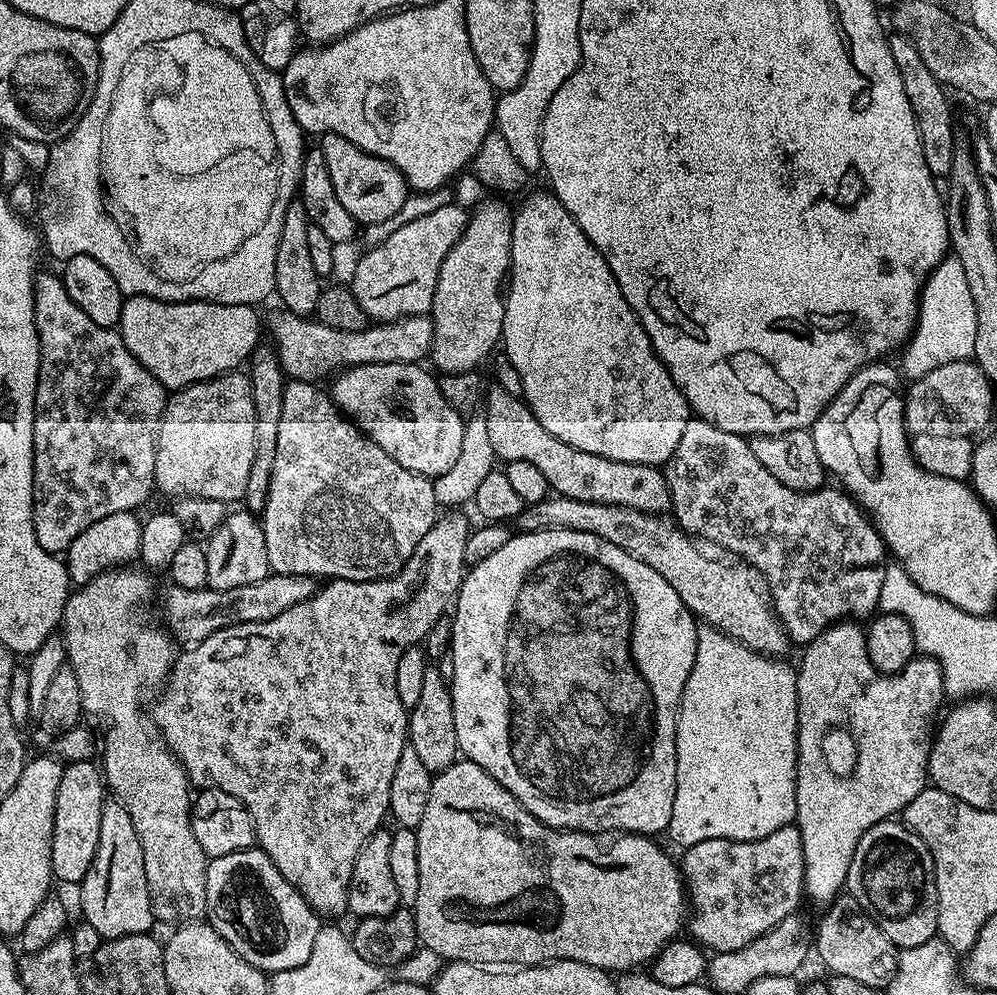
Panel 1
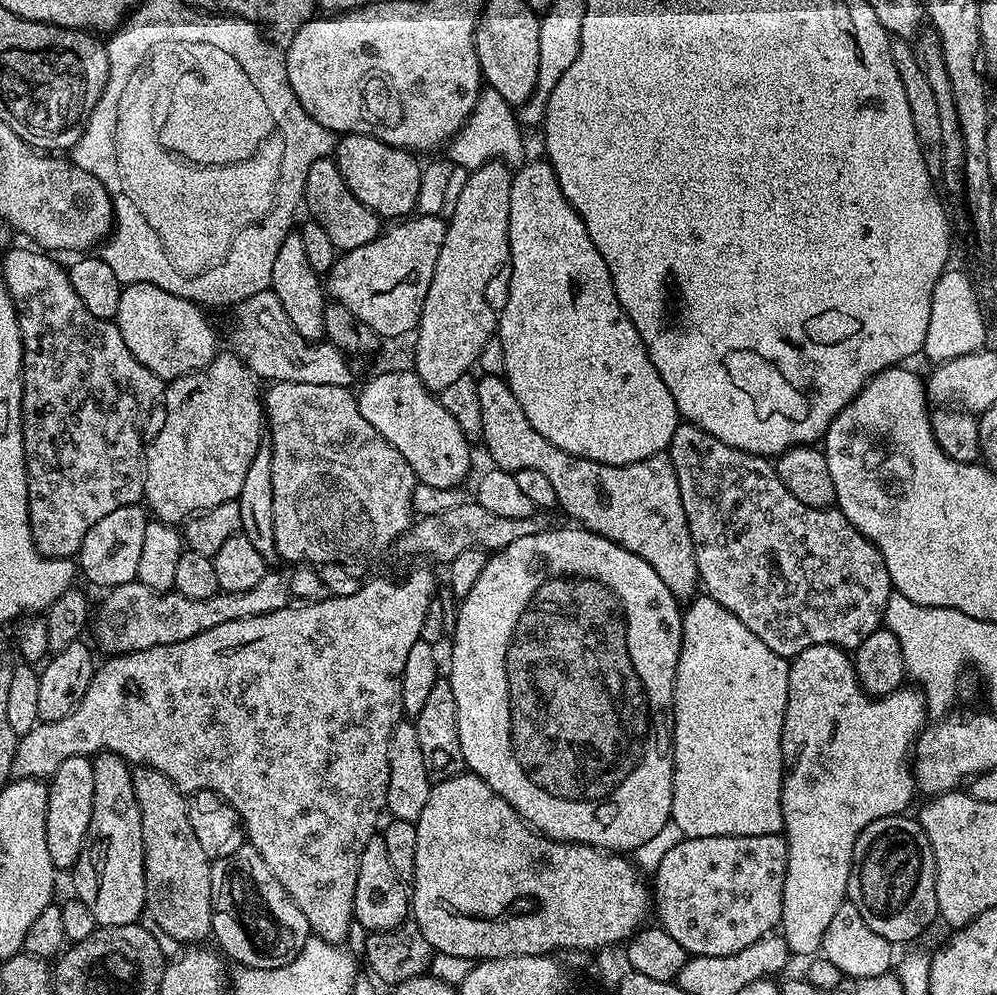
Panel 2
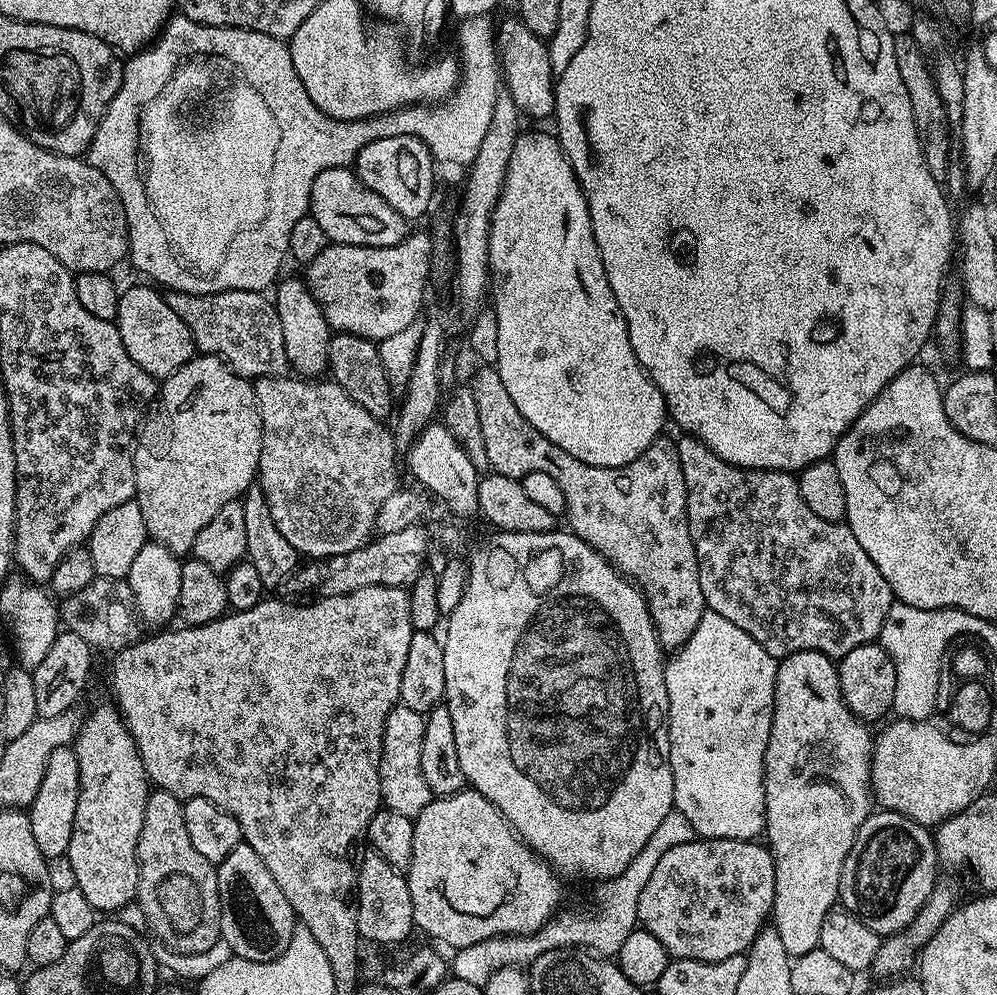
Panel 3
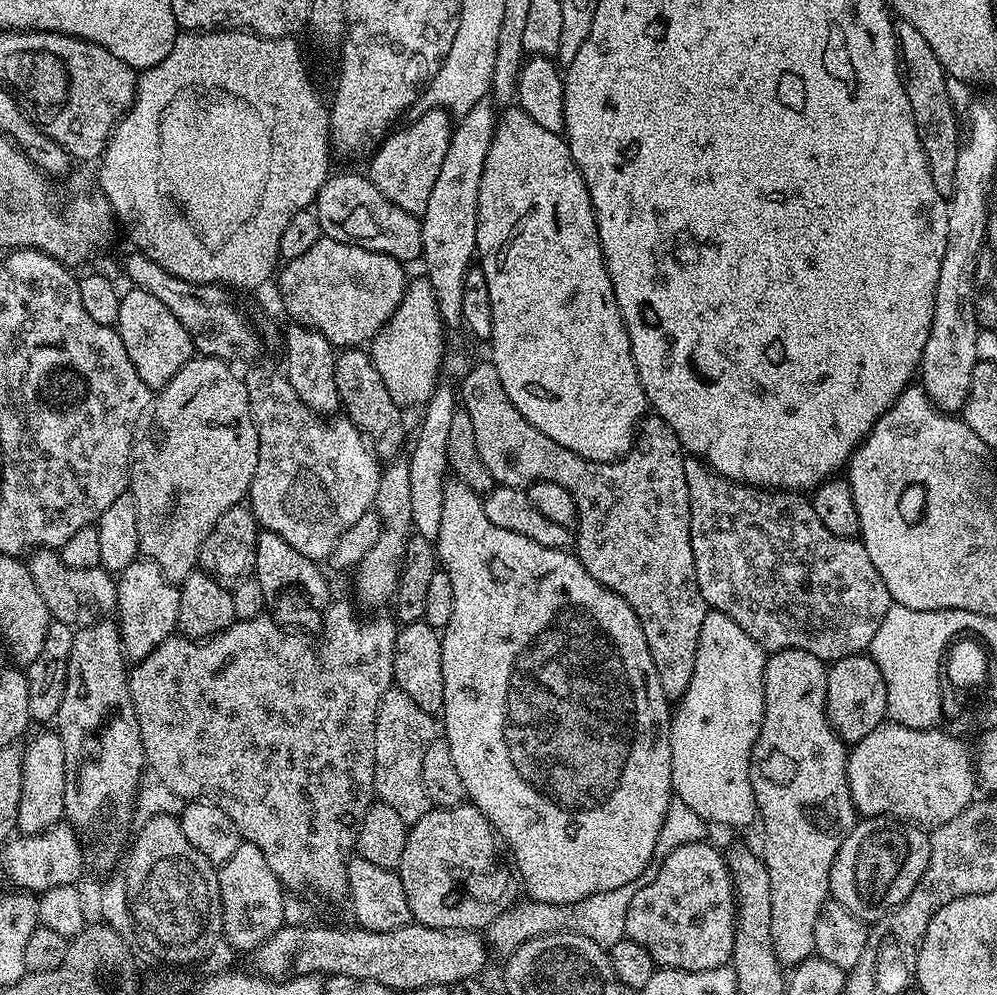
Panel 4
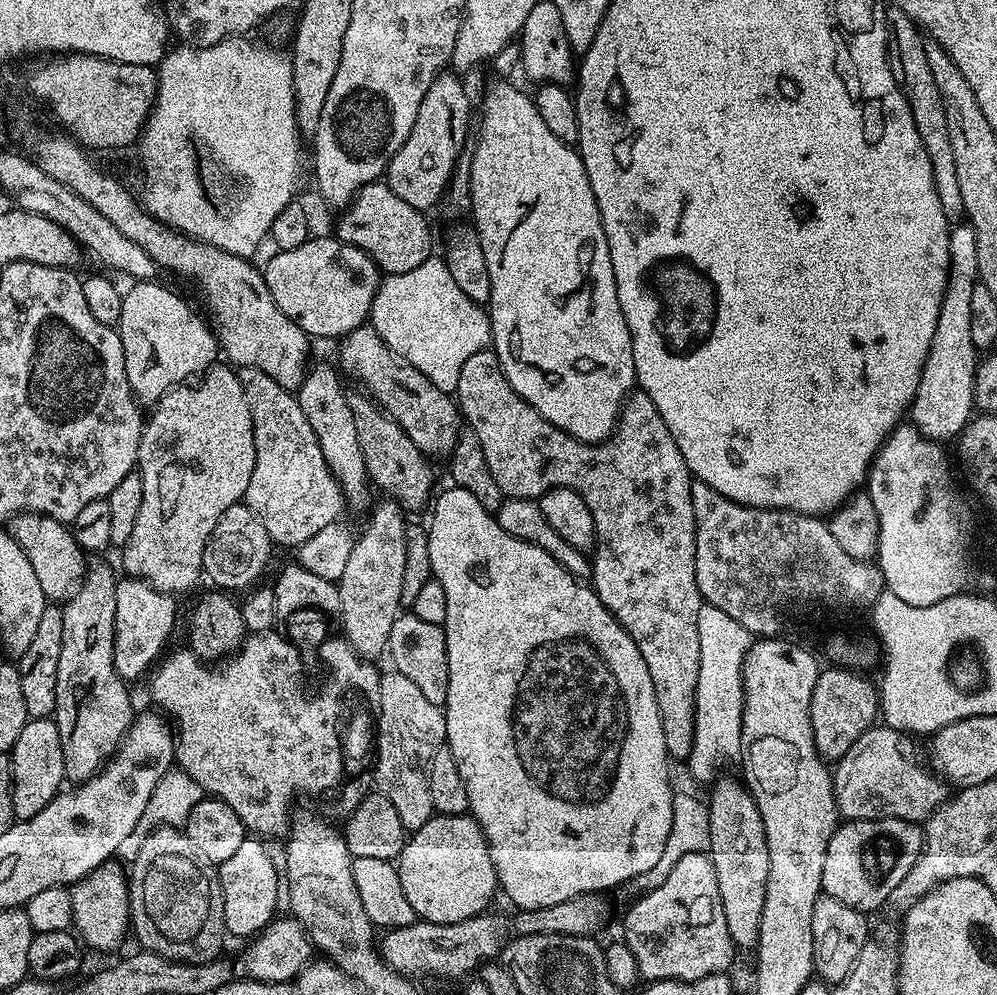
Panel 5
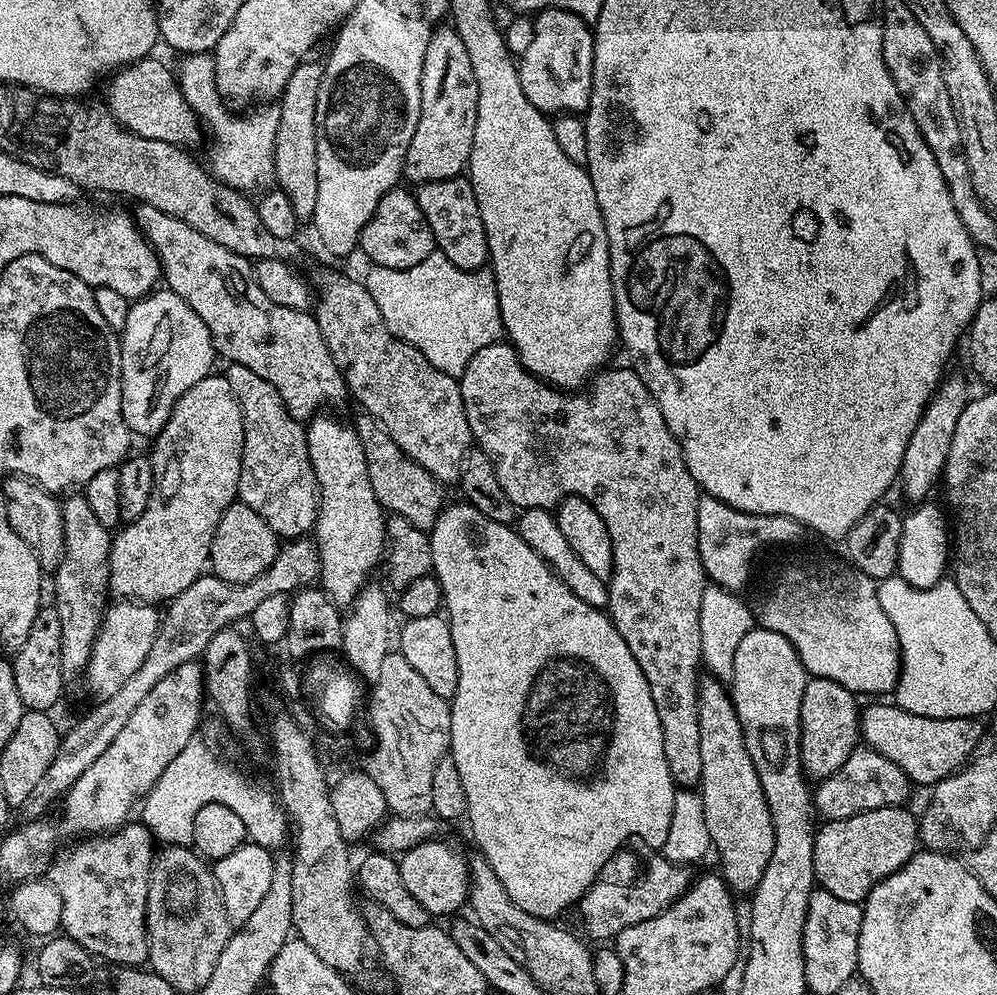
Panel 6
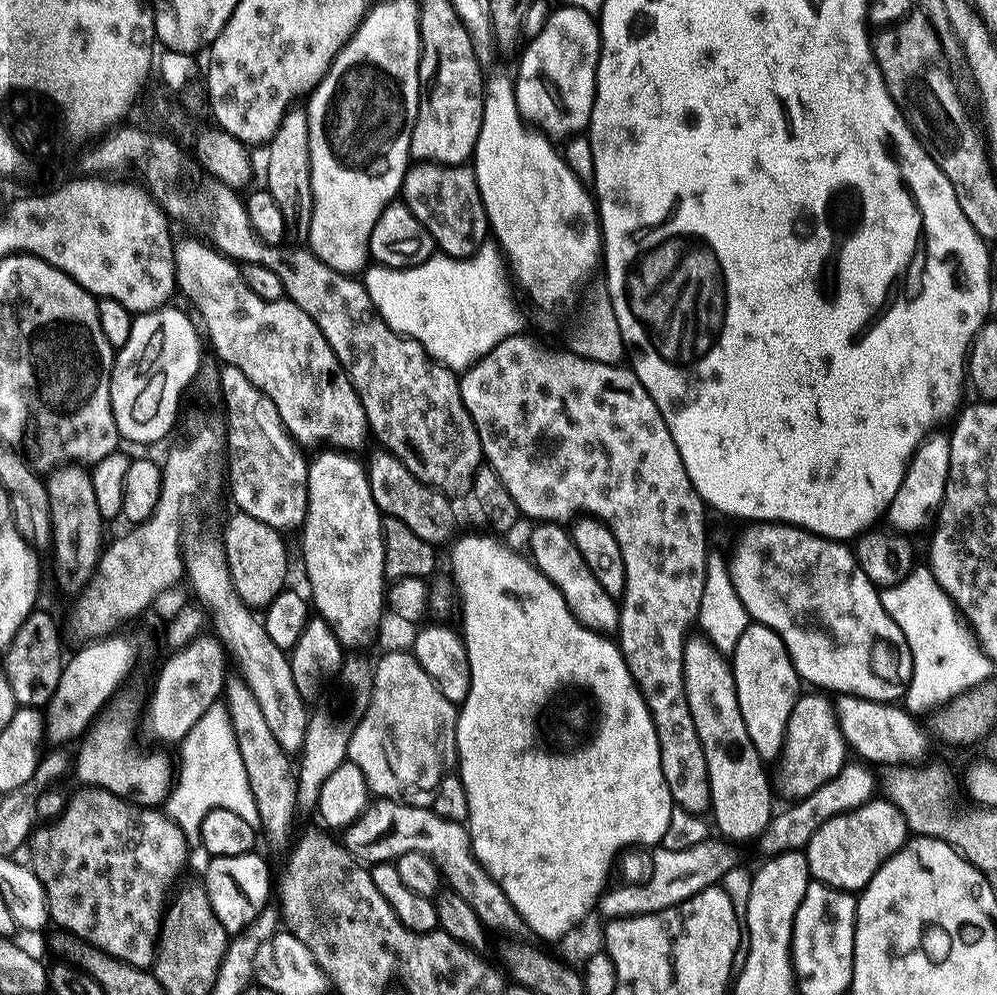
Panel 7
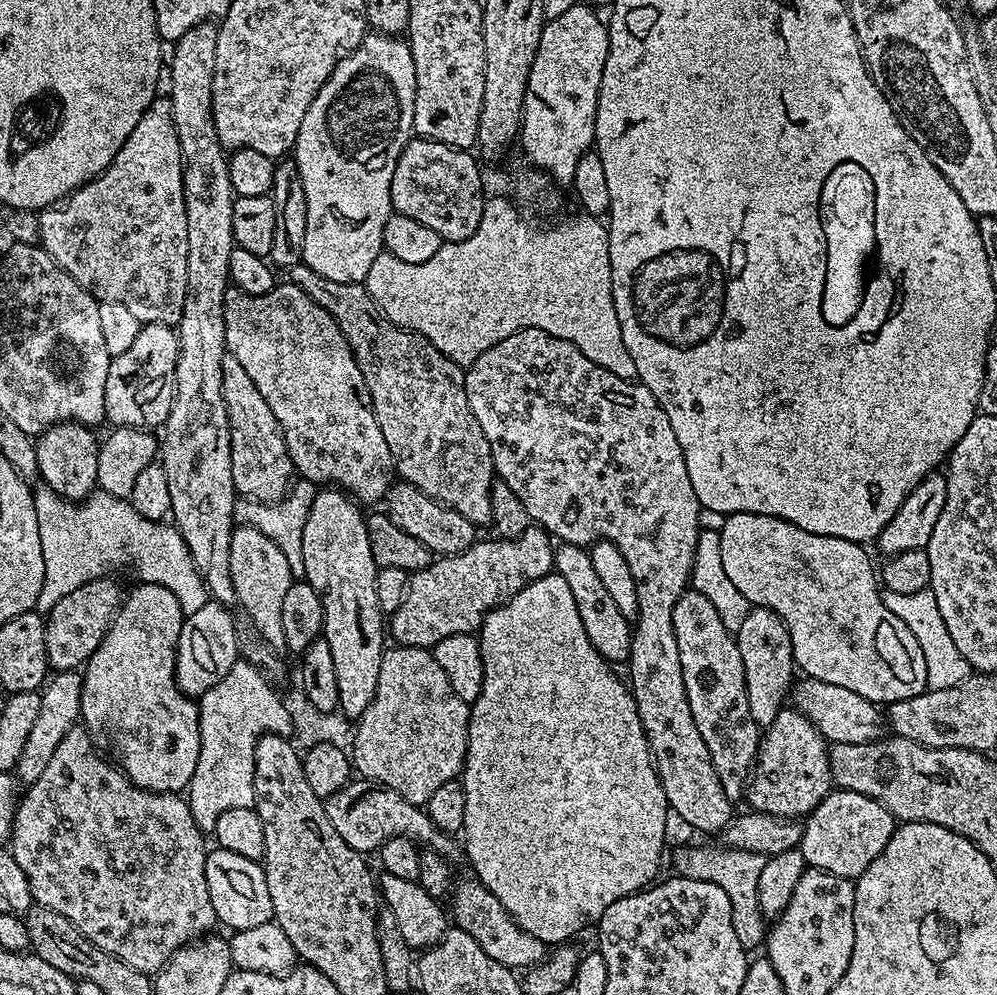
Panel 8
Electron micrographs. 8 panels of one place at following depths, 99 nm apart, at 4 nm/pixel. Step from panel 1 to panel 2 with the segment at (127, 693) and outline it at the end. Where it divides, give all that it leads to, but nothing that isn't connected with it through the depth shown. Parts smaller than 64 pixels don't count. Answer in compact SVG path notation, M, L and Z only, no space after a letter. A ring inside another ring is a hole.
M140 766L133 771L134 794L138 798L138 806L142 814L142 842L144 843L144 873L146 874L147 915L152 915L155 927L165 932L172 940L181 940L184 946L192 946L204 942L212 936L212 895L210 894L210 874L212 864L206 850L198 843L194 829L190 827L188 817L188 800L185 793L174 786L166 774L147 766Z

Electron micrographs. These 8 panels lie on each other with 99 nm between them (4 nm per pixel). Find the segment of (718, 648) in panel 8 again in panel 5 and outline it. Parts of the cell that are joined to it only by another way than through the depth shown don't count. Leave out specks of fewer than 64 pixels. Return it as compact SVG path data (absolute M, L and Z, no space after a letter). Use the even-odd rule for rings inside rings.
M720 778L711 785L712 797L706 800L710 814L708 852L712 858L714 874L718 874L722 914L726 914L726 928L730 930L732 943L737 949L752 950L758 942L758 932L762 926L762 906L766 906L770 854L756 799L739 779L736 780Z

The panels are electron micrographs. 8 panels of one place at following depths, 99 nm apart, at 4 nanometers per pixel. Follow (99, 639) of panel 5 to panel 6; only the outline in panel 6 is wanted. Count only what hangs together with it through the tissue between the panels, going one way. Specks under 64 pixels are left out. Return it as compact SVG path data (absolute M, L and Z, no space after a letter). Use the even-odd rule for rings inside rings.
M82 494L65 495L60 513L64 531L64 557L54 573L54 606L58 610L58 618L62 625L62 670L65 677L72 678L79 672L81 675L87 669L96 635L100 633L100 622L104 619L106 605L109 603L108 563L113 533L94 518L94 512L90 510Z

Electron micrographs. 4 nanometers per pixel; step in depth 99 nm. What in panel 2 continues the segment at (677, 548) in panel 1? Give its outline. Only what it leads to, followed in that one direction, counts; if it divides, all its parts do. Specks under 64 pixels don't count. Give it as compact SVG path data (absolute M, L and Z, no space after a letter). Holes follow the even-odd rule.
M465 500L438 514L423 516L405 532L396 543L396 550L406 556L433 556L433 558L447 564L465 550L482 548L491 554L510 546L510 542L519 542L522 538L530 538L530 534L542 534L553 527L549 513L537 510L530 518L501 518L482 505Z

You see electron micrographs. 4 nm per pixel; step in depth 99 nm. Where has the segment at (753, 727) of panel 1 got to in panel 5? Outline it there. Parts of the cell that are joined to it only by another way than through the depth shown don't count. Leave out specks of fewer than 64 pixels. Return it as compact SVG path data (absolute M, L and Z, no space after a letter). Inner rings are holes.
M701 603L698 610L698 690L696 691L696 726L694 728L694 746L690 750L686 767L696 780L717 779L720 767L727 760L741 755L740 739L742 738L742 716L744 714L744 659L754 642L751 632L726 614L726 610L718 610L718 606Z

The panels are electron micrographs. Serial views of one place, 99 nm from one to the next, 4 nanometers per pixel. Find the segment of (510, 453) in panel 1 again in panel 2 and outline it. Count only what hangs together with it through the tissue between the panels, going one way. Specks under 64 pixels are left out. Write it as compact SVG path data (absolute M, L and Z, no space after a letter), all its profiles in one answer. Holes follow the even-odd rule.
M481 375L476 380L478 399L482 406L482 444L488 447L492 455L491 463L503 472L515 474L518 470L538 470L554 485L554 494L559 511L569 516L569 521L579 527L597 532L608 540L621 544L626 550L638 554L650 566L654 566L654 574L666 582L677 601L688 602L697 595L701 587L698 574L698 562L694 554L694 542L690 538L690 526L686 522L686 510L682 510L682 490L678 490L678 474L674 474L672 459L667 454L651 456L633 464L600 464L597 460L587 460L574 454L566 454L566 450L558 450L554 442L546 442L534 426L530 426L530 418L522 414L522 406L518 406L518 398L510 390L503 376Z

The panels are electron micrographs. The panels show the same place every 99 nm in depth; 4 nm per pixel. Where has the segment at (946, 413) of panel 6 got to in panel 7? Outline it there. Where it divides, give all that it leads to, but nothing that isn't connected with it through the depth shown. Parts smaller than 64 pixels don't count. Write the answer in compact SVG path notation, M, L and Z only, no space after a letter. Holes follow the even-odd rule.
M929 435L916 447L912 461L908 464L906 474L902 478L902 486L898 486L898 494L894 494L894 502L890 502L886 513L887 527L900 534L920 532L935 521L944 495L946 494L946 478L950 474L950 439L947 435Z

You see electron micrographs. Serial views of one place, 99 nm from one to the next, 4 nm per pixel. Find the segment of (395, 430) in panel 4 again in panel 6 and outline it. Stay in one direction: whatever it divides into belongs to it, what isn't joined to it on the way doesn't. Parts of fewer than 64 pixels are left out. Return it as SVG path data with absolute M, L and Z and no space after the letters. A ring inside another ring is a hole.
M360 414L354 420L354 427L366 454L366 470L370 474L370 486L374 486L374 498L378 498L381 508L385 513L406 518L410 526L431 530L436 525L441 510L446 507L445 485L422 470L418 462L411 460L398 446L398 442L394 442L394 438L390 438L390 434L386 434L383 426L377 424L372 416Z

